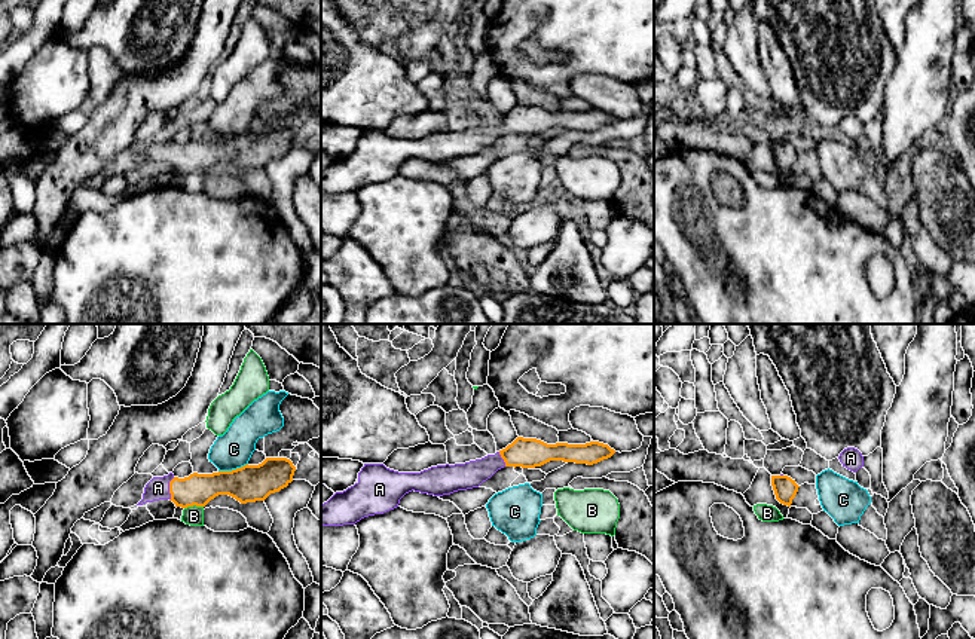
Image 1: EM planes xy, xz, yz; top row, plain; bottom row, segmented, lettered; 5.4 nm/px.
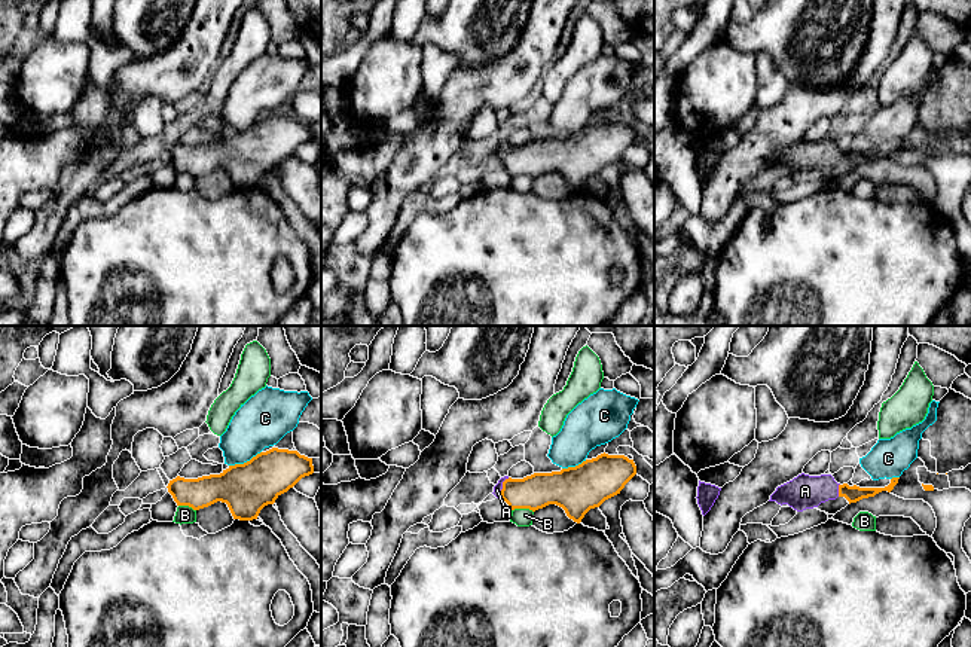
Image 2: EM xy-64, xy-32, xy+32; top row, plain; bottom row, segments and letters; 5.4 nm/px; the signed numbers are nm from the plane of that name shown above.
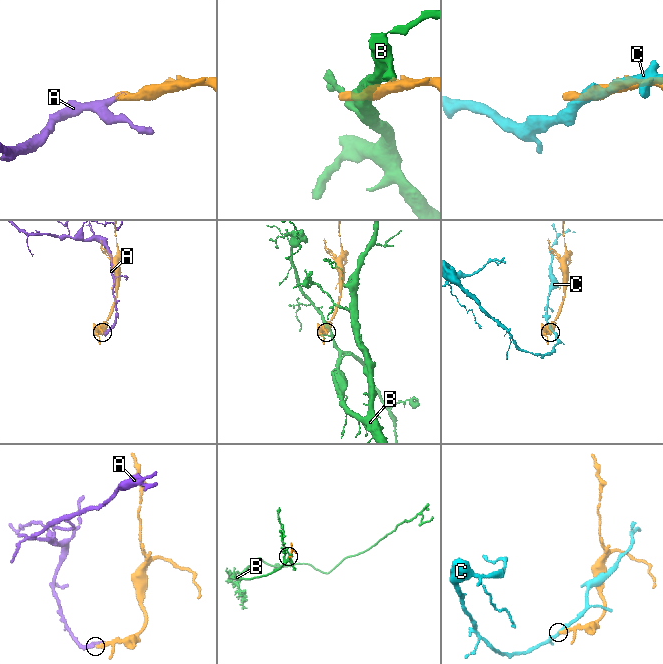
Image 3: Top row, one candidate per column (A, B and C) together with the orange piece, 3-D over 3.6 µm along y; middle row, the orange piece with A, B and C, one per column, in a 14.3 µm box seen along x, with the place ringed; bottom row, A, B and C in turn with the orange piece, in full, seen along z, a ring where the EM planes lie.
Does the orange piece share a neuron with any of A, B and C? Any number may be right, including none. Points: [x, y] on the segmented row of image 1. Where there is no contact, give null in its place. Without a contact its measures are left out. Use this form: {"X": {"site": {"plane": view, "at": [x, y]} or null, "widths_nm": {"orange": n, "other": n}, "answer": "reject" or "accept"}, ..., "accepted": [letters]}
{"A": {"site": {"plane": "xy", "at": [170, 489]}, "widths_nm": {"orange": 180, "other": 120}, "answer": "accept"}, "B": {"site": {"plane": "xy", "at": [193, 504]}, "widths_nm": {"orange": 180, "other": 110}, "answer": "reject"}, "C": {"site": {"plane": "xy", "at": [232, 470]}, "widths_nm": {"orange": 200, "other": 200}, "answer": "reject"}, "accepted": ["A"]}

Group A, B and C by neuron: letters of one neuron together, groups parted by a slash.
A / B / C

